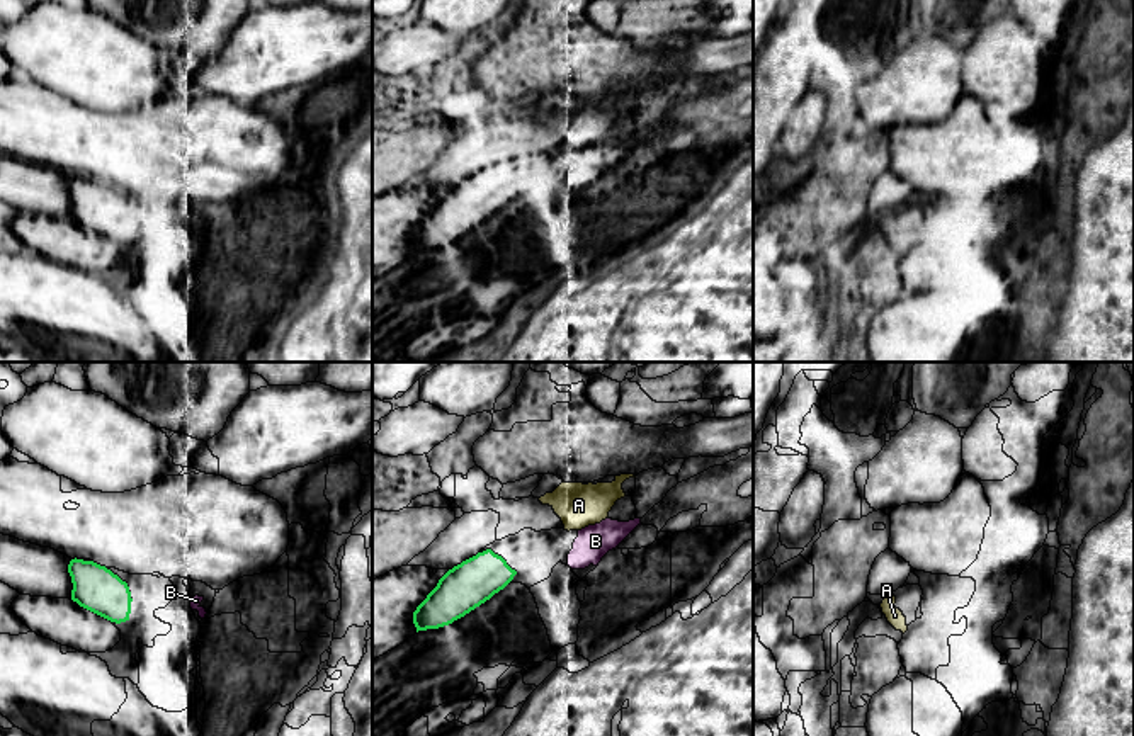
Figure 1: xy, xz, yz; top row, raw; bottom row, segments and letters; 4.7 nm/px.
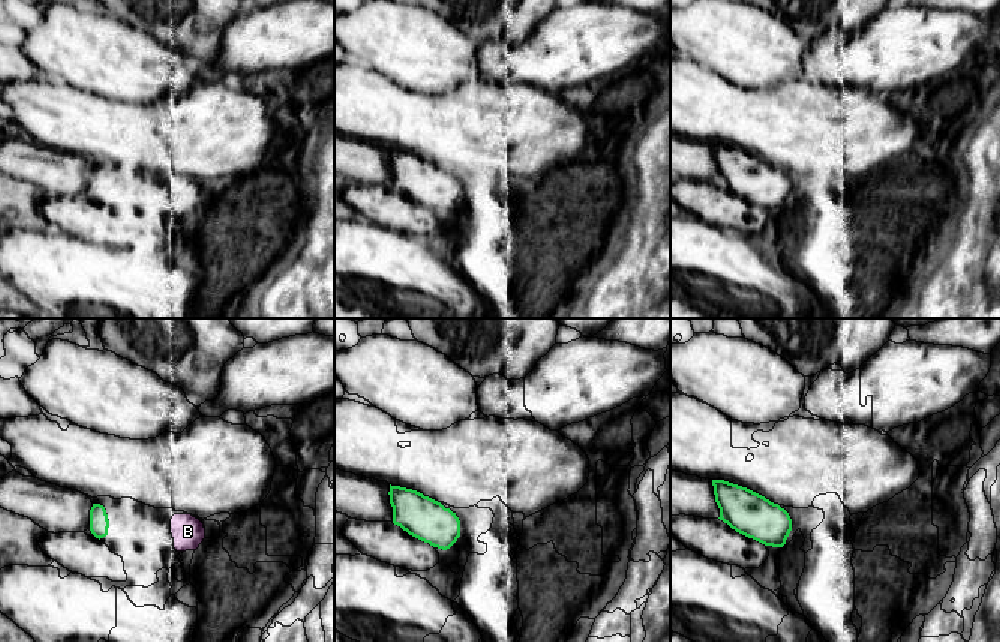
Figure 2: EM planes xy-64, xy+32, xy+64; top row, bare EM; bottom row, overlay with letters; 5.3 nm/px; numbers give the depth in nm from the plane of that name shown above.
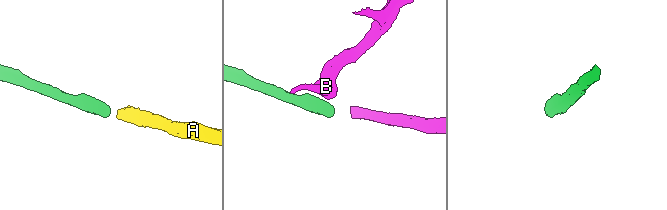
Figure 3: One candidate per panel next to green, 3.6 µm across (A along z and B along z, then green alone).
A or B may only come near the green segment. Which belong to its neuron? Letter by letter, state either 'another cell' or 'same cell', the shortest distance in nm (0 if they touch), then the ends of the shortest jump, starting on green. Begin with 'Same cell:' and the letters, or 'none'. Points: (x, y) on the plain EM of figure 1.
Same cell: B
A: another cell | 300 nm | xz (515, 191), (565, 148)
B: same cell | 260 nm | xz (515, 191), (568, 184)

